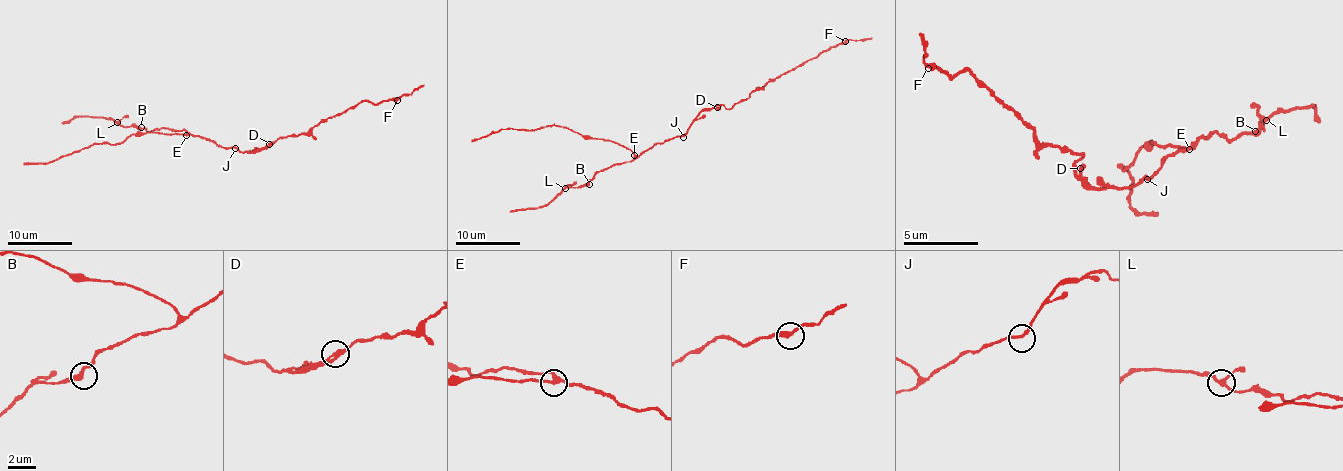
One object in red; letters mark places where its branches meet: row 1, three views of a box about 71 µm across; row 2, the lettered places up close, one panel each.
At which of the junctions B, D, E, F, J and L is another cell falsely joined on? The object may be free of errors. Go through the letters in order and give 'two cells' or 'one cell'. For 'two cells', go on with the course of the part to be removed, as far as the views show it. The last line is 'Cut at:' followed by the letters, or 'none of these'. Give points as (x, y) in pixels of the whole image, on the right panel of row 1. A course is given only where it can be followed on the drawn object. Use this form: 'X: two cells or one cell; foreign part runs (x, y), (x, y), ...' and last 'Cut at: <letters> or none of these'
B: one cell
D: one cell
E: two cells; foreign part runs (1188, 150), (1151, 142), (1121, 168), (1133, 176), (1129, 205), (1136, 213), (1159, 217)
F: one cell
J: one cell
L: one cell
Cut at: E

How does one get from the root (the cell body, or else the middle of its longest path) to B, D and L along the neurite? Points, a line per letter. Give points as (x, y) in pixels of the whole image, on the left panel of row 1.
B: (235, 147), (221, 147), (183, 131), (162, 127), (146, 131), (141, 127)
D: (235, 147), (240, 152), (253, 152), (269, 144)
L: (235, 147), (221, 147), (183, 131), (162, 127), (146, 131), (117, 122)

